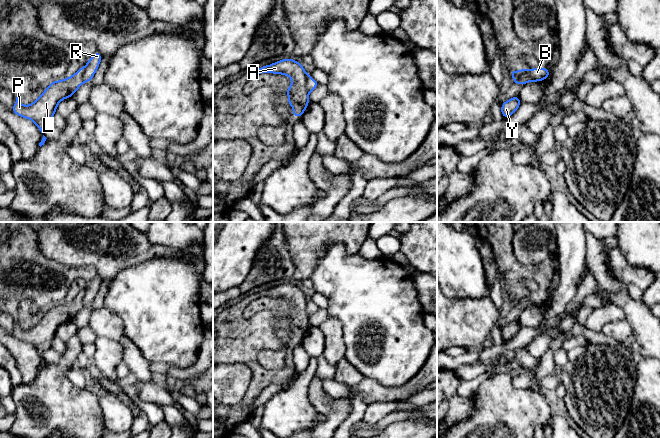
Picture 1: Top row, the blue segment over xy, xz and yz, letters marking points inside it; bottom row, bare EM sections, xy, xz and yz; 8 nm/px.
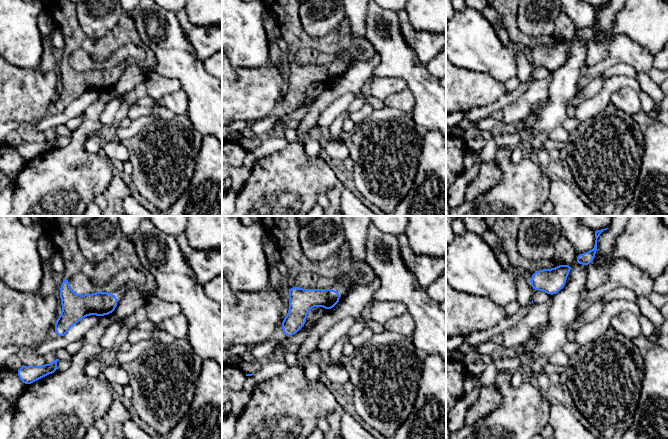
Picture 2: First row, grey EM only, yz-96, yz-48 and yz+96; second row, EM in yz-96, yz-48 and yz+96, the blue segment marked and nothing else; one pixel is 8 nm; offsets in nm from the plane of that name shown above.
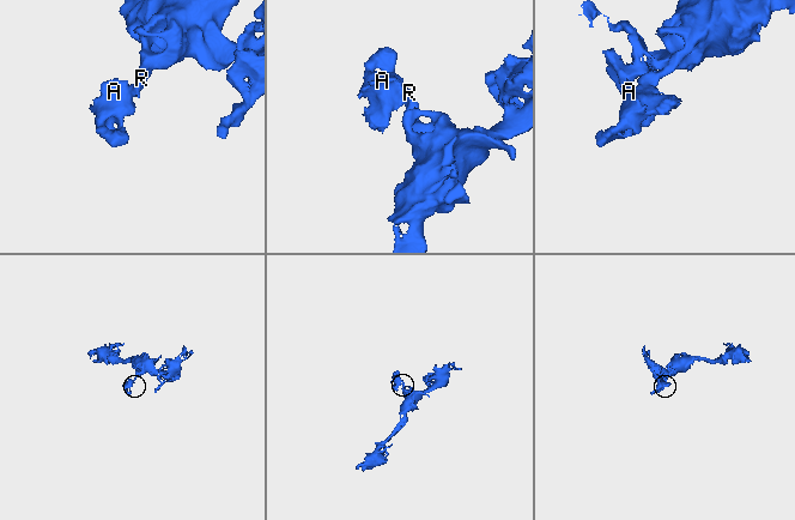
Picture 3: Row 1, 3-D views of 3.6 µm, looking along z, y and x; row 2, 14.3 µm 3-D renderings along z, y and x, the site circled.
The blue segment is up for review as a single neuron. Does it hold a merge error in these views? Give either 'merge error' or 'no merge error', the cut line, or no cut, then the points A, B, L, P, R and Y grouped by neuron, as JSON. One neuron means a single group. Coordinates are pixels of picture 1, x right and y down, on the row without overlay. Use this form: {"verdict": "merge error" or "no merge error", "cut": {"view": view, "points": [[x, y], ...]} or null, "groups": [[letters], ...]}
{"verdict": "merge error", "cut": {"view": "yz", "points": [[528, 300], [524, 299], [514, 307]]}, "groups": [["A", "B", "L", "P", "Y"], ["R"]]}

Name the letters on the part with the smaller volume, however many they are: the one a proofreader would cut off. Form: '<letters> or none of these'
A, B, L, P, Y

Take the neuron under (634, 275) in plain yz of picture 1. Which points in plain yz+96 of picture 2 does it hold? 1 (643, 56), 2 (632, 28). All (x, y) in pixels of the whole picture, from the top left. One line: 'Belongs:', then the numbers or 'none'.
Belongs: 1

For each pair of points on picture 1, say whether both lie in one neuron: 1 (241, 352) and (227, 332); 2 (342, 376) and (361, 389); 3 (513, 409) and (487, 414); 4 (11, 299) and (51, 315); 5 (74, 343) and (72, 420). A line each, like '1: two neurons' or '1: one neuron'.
1: one neuron
2: two neurons
3: one neuron
4: one neuron
5: one neuron

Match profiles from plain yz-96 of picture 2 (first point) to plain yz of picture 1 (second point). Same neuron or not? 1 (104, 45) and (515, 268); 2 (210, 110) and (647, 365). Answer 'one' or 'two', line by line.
1: one
2: two

